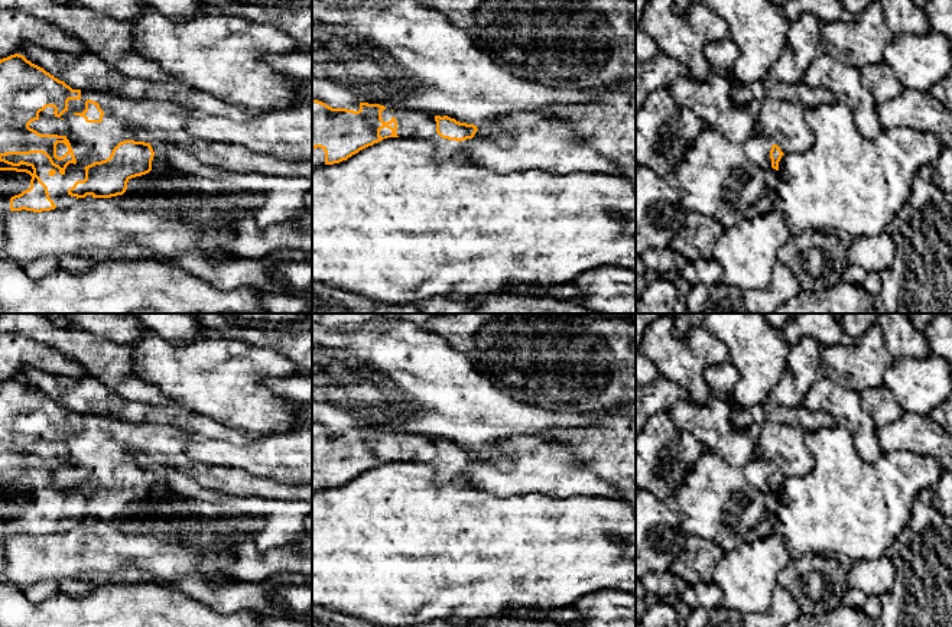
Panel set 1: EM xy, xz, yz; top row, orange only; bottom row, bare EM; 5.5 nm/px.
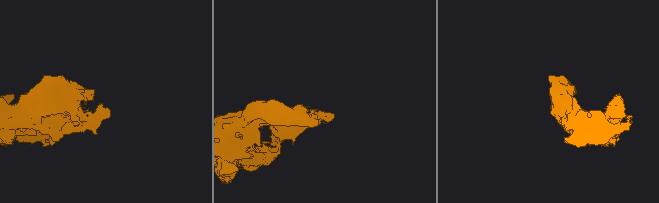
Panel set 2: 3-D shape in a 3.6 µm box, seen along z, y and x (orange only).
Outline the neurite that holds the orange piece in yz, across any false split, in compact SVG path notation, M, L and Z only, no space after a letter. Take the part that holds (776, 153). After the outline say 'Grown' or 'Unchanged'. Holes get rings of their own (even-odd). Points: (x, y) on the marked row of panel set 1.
M766 97L756 133L771 144L770 159L776 170L784 153L805 152L813 144L813 134L805 121L805 107L780 98Z. Grown

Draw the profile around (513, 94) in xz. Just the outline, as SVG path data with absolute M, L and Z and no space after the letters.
M361 0L355 4L312 1L312 100L332 108L347 108L360 103L380 104L387 110L448 116L459 123L481 127L493 137L507 137L509 133L498 124L500 117L533 113L552 104L595 101L610 91L636 97L636 77L595 90L561 90L523 79L491 61L465 30L454 26L442 13L415 0Z

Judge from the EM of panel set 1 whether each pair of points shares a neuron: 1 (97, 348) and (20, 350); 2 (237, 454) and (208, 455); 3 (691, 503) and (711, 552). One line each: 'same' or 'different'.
1: different
2: same
3: different

